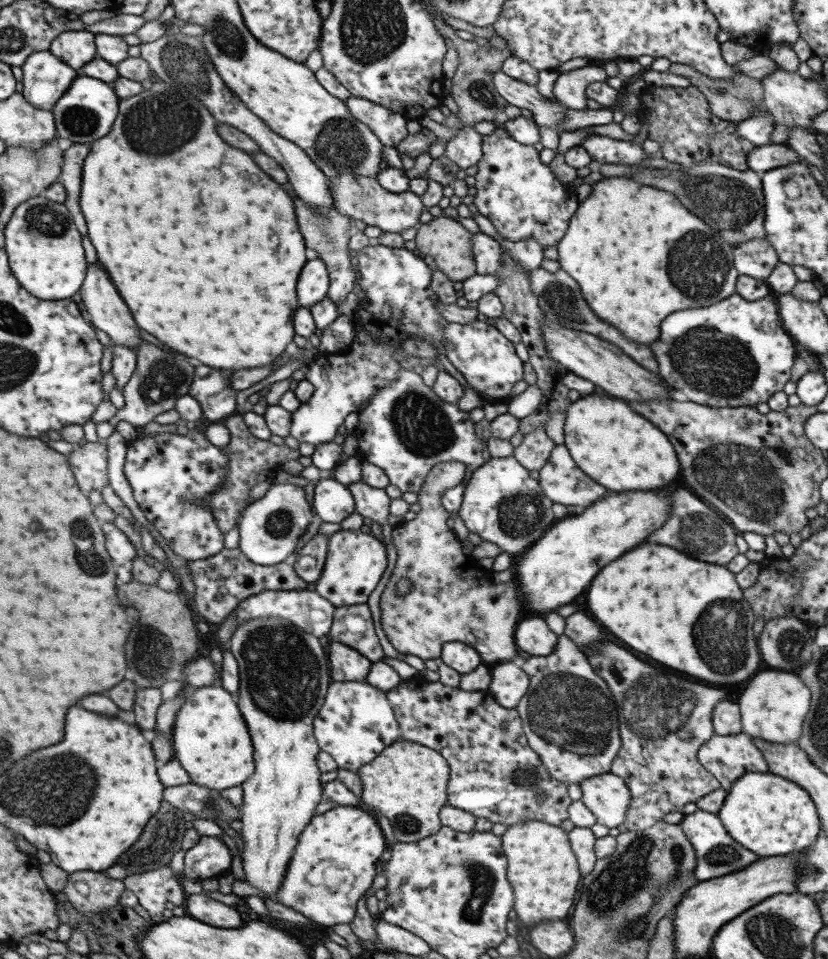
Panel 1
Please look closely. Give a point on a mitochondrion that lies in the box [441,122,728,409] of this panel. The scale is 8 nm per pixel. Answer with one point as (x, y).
(561, 299)

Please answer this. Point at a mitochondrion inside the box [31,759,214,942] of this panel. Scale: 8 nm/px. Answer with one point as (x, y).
(167, 830)

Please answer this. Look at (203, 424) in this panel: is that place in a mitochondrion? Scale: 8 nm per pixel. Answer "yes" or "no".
no

